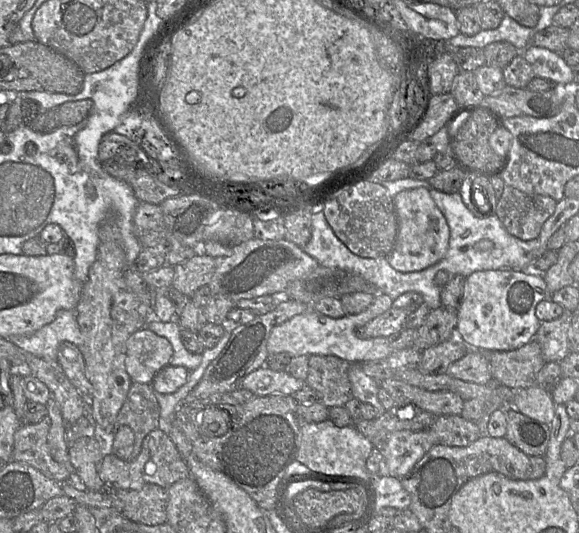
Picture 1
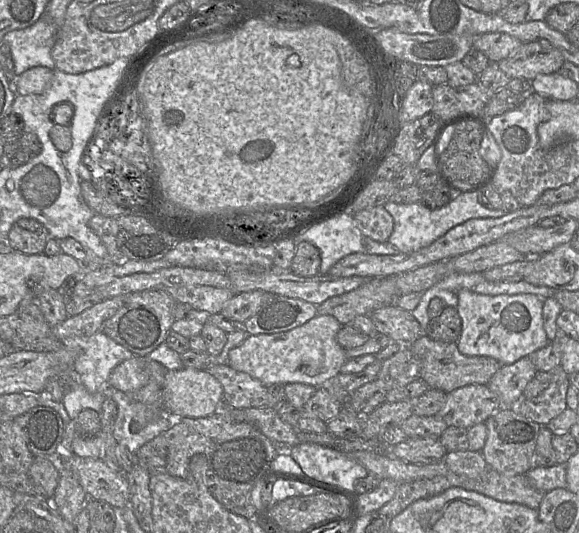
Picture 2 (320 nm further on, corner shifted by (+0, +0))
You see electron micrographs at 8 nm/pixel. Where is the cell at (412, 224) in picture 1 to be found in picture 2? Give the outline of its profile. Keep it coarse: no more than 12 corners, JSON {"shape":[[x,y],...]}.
{"shape":[[460,289],[463,355],[509,365],[550,342],[544,299]]}

